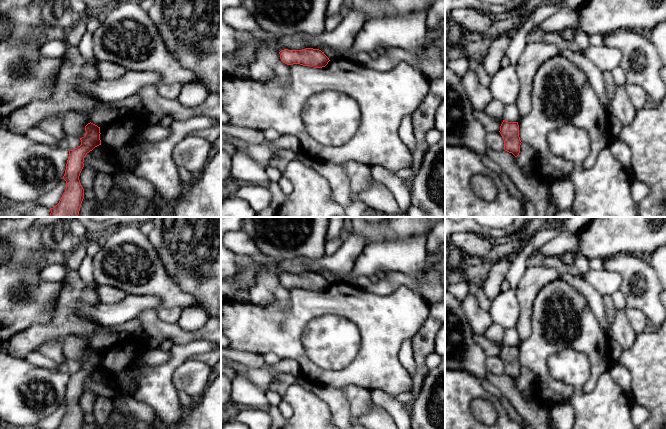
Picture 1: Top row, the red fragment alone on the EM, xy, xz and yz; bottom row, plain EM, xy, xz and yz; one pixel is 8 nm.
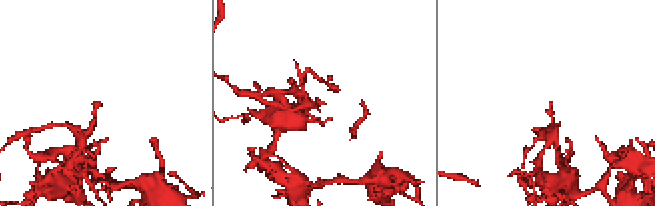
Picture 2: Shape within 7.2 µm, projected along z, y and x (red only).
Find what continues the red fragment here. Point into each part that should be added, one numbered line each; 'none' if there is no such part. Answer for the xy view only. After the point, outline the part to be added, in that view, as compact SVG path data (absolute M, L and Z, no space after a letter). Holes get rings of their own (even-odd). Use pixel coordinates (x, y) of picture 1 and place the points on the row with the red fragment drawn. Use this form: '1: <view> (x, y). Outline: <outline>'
none

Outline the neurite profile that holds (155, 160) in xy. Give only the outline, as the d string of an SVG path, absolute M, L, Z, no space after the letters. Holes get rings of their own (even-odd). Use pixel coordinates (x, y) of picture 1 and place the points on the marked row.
M131 112L108 126L100 127L101 145L109 150L113 158L120 152L137 147L137 163L132 172L148 180L155 192L168 203L175 203L185 192L174 161L175 147L185 137L221 124L221 121L203 115L173 120L169 136L158 142L148 142L141 137L140 129L145 124L149 124L147 118L138 118Z

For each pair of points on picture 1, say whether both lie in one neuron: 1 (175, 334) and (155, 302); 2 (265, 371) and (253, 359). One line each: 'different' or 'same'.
1: different
2: different

